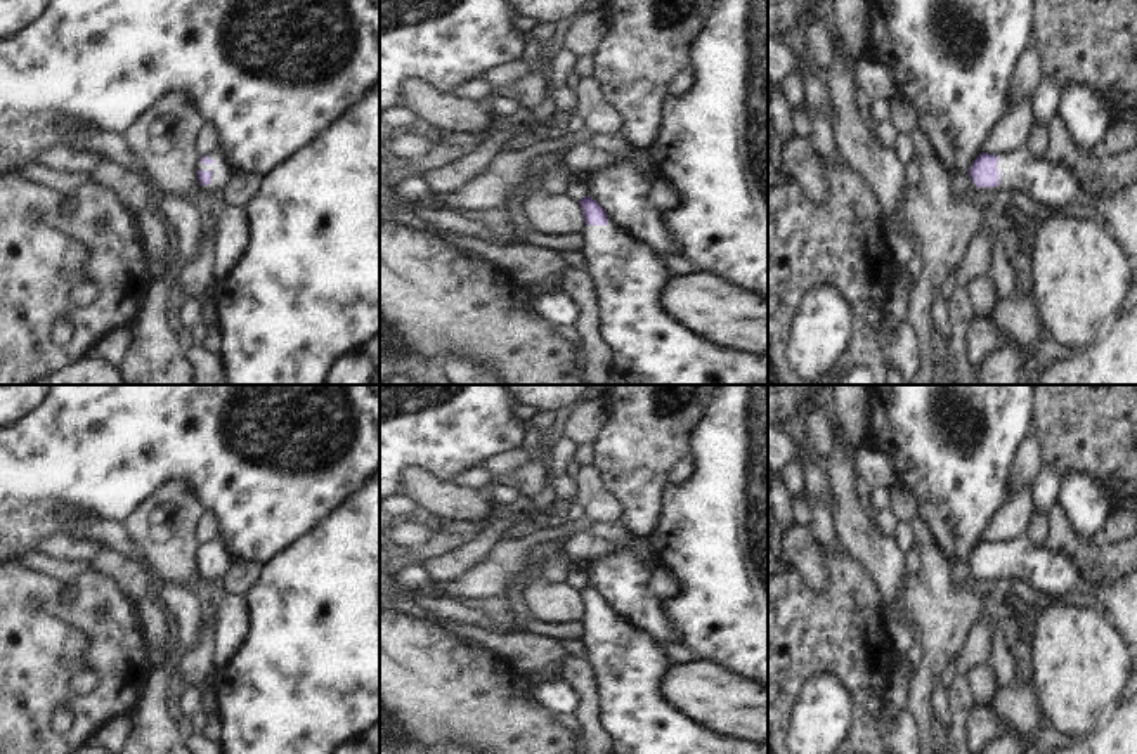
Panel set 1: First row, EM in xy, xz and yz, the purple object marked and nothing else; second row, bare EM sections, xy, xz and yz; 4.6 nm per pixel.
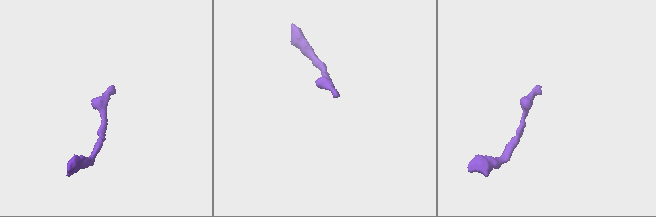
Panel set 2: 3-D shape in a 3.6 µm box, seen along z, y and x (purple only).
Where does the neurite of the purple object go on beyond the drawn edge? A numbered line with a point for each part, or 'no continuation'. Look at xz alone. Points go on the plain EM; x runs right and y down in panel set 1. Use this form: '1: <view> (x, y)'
1: xz (626, 664)

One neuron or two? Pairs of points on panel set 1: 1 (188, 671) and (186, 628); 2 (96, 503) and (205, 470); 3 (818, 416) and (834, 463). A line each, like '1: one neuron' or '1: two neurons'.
1: two neurons
2: one neuron
3: two neurons

